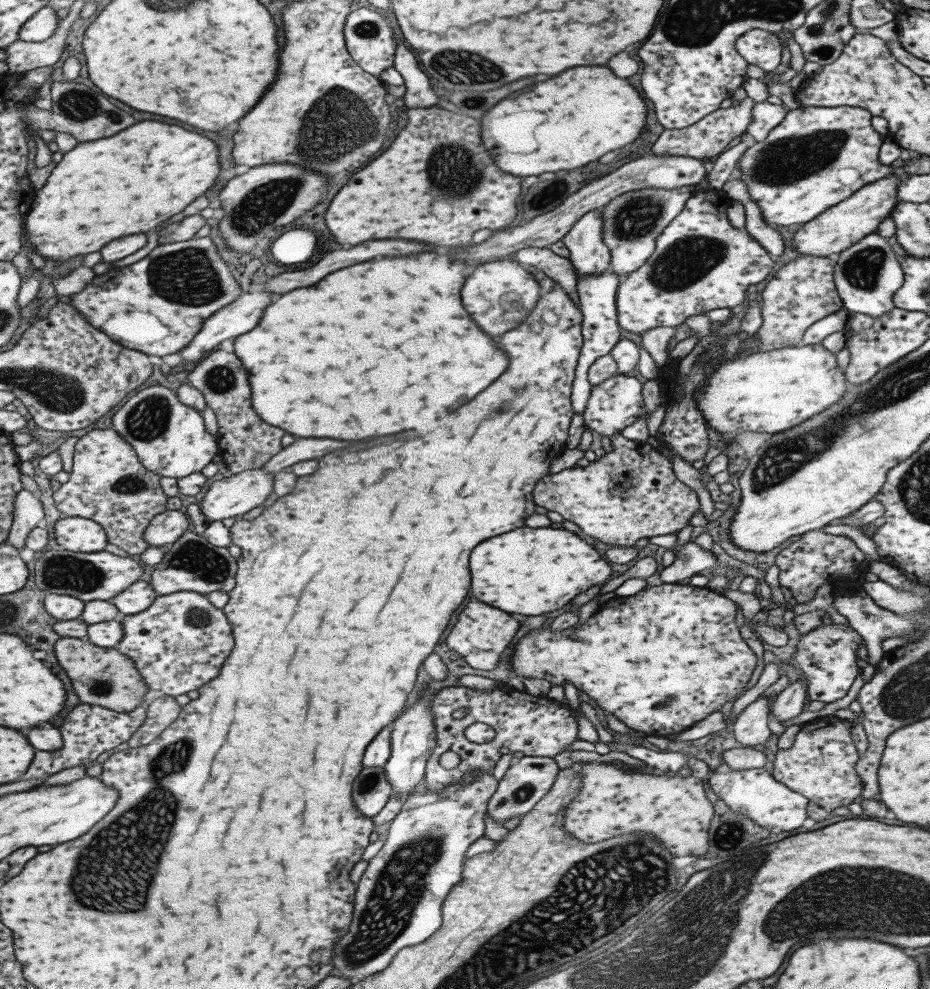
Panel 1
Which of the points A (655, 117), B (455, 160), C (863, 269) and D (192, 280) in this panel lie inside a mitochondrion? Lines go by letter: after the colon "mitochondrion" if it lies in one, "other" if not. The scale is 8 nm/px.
A: other
B: mitochondrion
C: mitochondrion
D: mitochondrion

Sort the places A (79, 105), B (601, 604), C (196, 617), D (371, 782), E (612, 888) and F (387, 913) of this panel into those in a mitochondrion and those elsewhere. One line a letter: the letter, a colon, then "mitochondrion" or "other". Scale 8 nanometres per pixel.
A: mitochondrion
B: other
C: mitochondrion
D: mitochondrion
E: mitochondrion
F: mitochondrion

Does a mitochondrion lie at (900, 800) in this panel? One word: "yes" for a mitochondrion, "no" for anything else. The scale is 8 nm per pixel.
no

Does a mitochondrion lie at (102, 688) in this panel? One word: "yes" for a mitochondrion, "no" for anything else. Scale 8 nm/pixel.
yes

